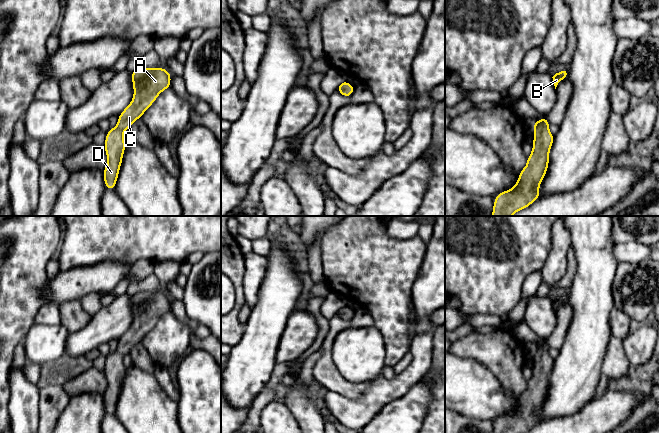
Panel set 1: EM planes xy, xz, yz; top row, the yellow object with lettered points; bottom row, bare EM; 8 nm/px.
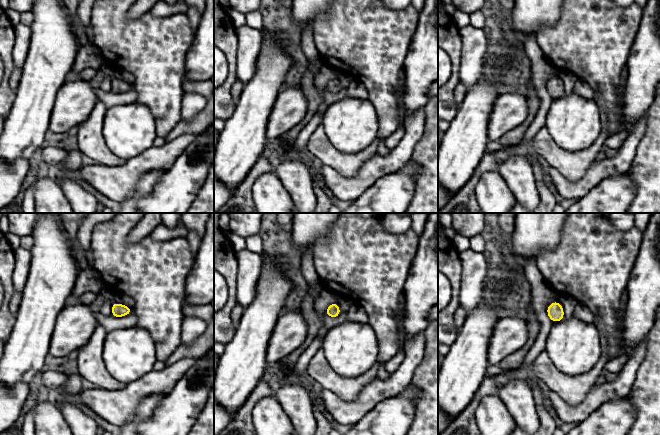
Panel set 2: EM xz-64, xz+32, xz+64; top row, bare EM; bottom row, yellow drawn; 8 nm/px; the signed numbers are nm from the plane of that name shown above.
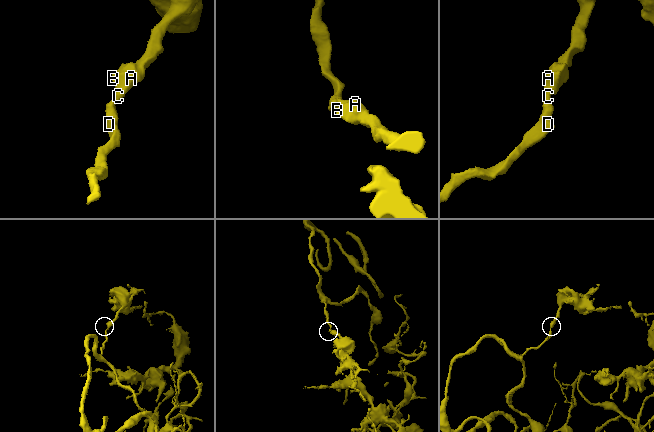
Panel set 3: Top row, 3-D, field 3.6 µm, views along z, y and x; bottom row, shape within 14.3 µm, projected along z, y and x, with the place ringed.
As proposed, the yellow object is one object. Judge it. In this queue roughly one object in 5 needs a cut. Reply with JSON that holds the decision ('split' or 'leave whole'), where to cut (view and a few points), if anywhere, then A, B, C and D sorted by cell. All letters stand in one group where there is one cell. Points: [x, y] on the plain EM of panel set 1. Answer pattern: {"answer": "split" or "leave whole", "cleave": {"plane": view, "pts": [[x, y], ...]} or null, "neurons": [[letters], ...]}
{"answer": "leave whole", "cleave": null, "neurons": [["A", "B", "C", "D"]]}

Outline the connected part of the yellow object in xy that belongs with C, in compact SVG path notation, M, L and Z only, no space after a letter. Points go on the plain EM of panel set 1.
M139 292L130 297L133 305L134 319L131 327L118 340L117 350L106 357L104 373L108 382L107 389L103 394L104 407L106 413L115 415L117 402L122 388L123 378L126 367L123 362L123 356L128 354L132 347L142 342L144 336L154 327L159 318L170 312L171 297L164 292Z

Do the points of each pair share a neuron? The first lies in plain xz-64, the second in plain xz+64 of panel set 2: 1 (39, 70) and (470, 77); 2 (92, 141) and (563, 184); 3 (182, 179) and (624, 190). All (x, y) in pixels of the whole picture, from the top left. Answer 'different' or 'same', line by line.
1: different
2: different
3: same

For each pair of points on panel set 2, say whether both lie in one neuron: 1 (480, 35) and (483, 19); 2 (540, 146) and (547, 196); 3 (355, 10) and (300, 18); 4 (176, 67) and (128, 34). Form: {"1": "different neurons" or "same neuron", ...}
{"1": "different neurons", "2": "different neurons", "3": "different neurons", "4": "same neuron"}

